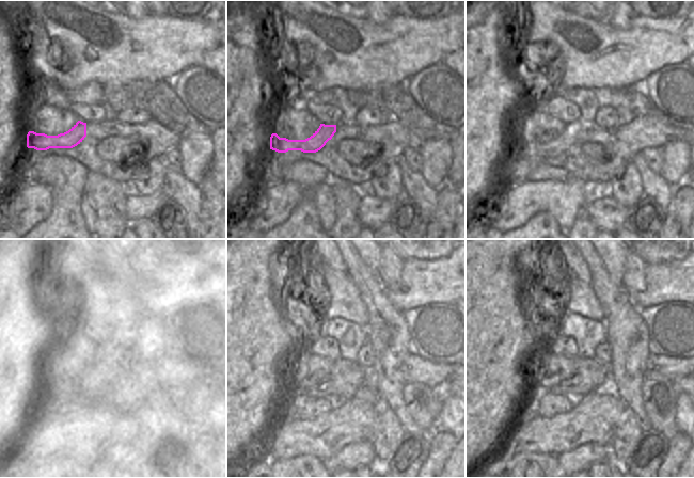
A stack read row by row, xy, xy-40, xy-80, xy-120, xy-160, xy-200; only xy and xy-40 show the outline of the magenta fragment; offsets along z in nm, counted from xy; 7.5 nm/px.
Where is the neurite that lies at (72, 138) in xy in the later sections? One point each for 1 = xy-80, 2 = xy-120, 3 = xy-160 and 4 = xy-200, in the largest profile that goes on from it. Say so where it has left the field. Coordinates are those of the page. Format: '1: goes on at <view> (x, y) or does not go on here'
1: goes on at xy-80 (568, 137)
2: goes on at xy-120 (100, 373)
3: goes on at xy-160 (346, 377)
4: goes on at xy-200 (592, 376)

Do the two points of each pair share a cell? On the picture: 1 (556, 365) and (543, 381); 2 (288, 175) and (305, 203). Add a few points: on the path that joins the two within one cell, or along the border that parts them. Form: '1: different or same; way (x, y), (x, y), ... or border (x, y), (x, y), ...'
1: same; way (553, 369), (552, 375), (548, 378)
2: same; way (297, 177), (306, 187), (306, 194)

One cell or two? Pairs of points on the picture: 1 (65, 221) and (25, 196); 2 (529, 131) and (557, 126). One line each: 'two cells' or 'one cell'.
1: two cells
2: one cell

